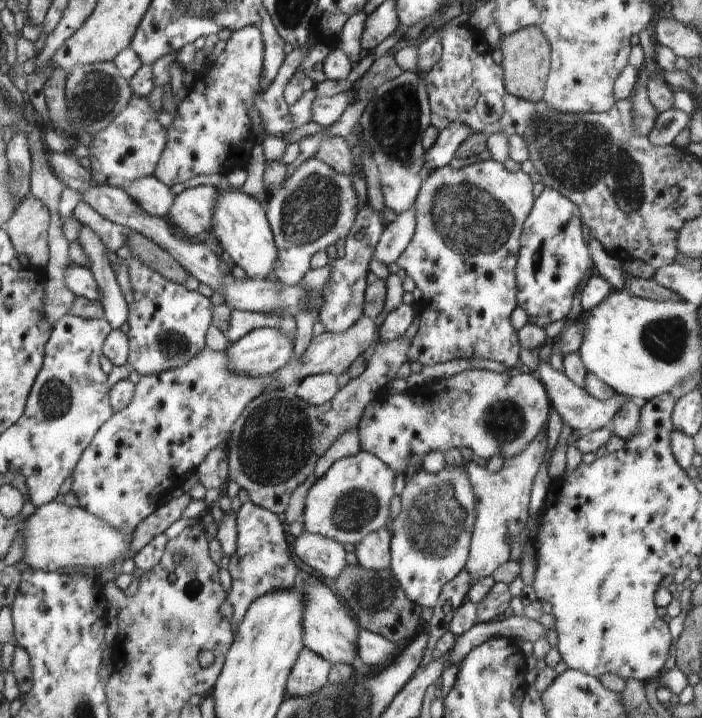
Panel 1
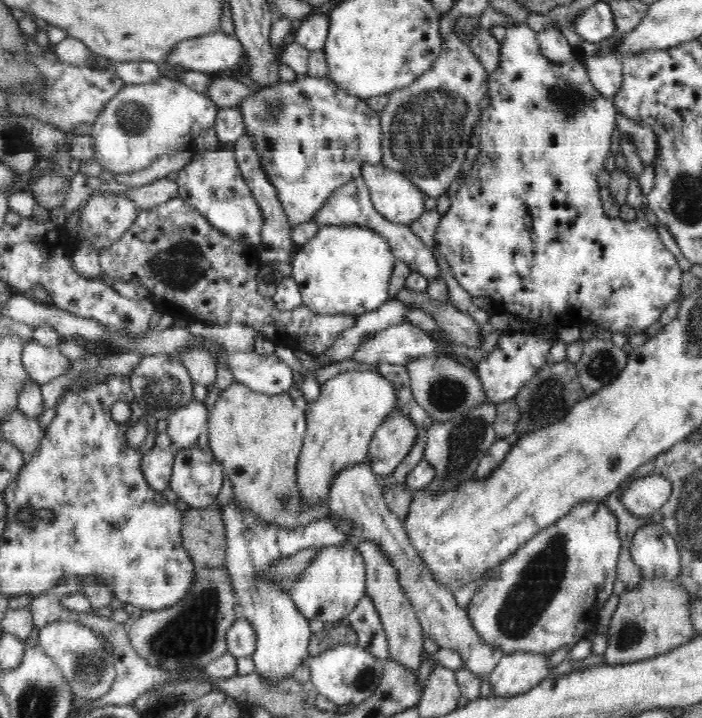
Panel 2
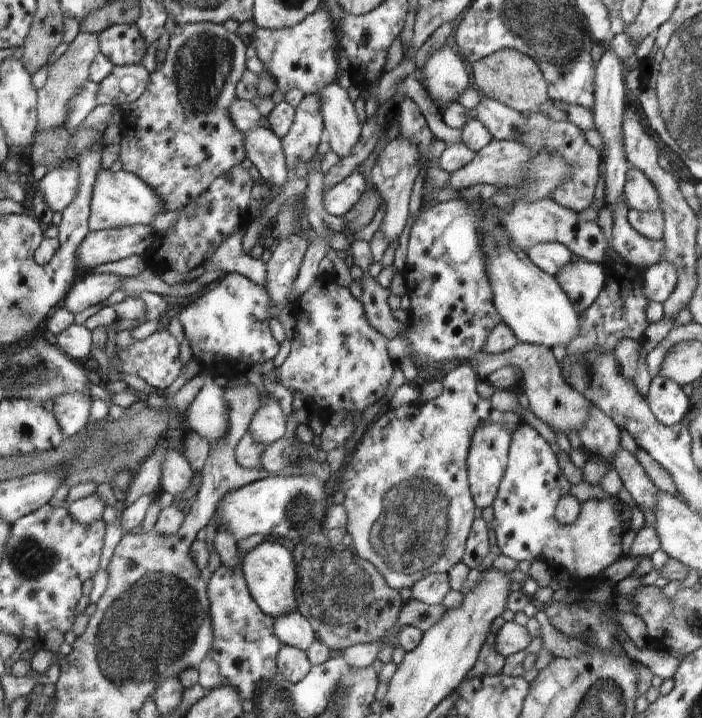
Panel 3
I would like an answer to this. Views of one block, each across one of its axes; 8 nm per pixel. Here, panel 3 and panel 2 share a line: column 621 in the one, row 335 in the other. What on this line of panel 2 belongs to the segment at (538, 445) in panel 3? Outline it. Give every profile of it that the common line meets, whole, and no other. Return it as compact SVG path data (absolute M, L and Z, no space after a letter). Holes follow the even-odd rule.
M516 24L516 26L507 26L504 42L500 42L500 66L496 72L488 76L488 96L490 104L484 109L480 119L479 141L480 152L472 164L464 181L460 184L456 196L451 199L451 205L447 212L442 215L440 226L436 230L436 250L446 258L450 264L450 271L454 273L454 279L460 283L460 286L469 292L470 295L486 296L494 302L500 302L504 312L518 316L522 322L530 322L531 332L522 332L524 344L516 348L512 344L510 348L502 342L494 347L494 350L483 359L478 366L474 367L480 378L487 400L494 405L502 404L506 400L512 400L531 381L537 373L548 365L548 358L552 346L557 342L557 330L563 326L574 326L580 324L578 320L584 322L594 322L596 326L602 326L611 333L622 332L625 335L643 333L648 326L659 320L660 314L664 308L672 301L678 298L680 292L680 275L683 271L678 267L678 262L672 255L672 252L666 249L662 243L656 226L643 219L634 220L634 228L619 217L611 218L602 209L602 199L600 199L600 186L598 185L598 173L604 168L603 162L610 154L612 131L616 128L616 110L614 100L602 97L593 88L587 73L584 60L575 58L574 64L564 64L562 68L557 65L549 64L542 56L539 42L536 38L536 32L528 27L527 24ZM537 328L546 328L550 333L547 337L538 335Z

